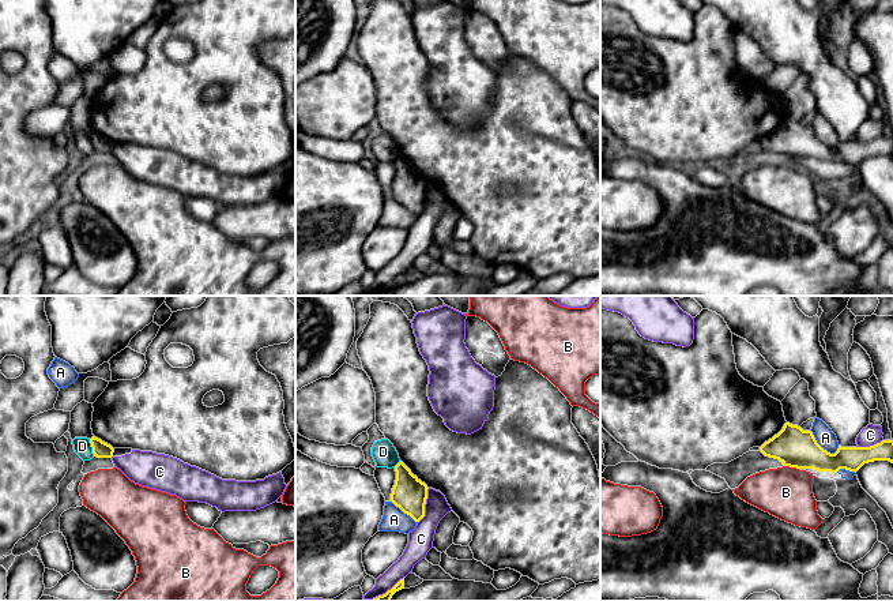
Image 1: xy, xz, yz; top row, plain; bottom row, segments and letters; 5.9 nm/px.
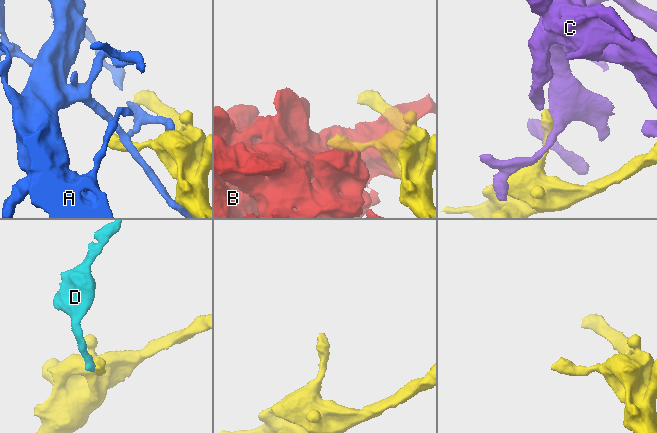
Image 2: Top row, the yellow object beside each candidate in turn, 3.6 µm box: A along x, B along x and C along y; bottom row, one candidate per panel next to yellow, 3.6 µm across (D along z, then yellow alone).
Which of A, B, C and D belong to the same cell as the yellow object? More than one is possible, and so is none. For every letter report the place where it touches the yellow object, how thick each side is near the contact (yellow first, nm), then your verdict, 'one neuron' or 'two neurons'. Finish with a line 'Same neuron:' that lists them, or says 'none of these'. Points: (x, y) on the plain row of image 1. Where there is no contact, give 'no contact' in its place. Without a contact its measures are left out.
A: meets yellow in yz at (820, 141); 240 nm thick on the yellow side, 110 nm on the other; two neurons
B: meets yellow in yz at (791, 161); 240 nm thick on the yellow side, 300 nm on the other; two neurons
C: meets yellow in xz at (424, 201); 200 nm thick on the yellow side, 150 nm on the other; two neurons
D: meets yellow in xy at (93, 142); 100 nm thick on the yellow side, 110 nm on the other; two neurons
Same neuron: none of these

